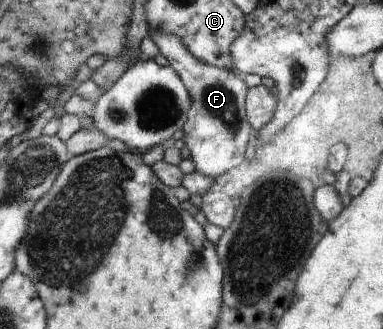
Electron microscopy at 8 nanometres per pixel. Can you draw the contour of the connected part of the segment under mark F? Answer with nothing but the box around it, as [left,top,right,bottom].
[150,29,251,180]

